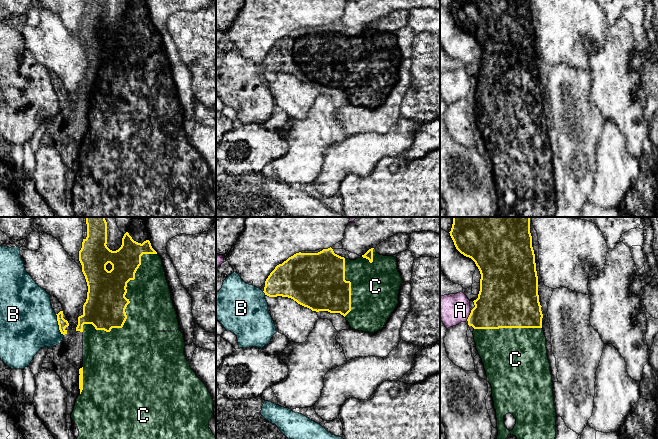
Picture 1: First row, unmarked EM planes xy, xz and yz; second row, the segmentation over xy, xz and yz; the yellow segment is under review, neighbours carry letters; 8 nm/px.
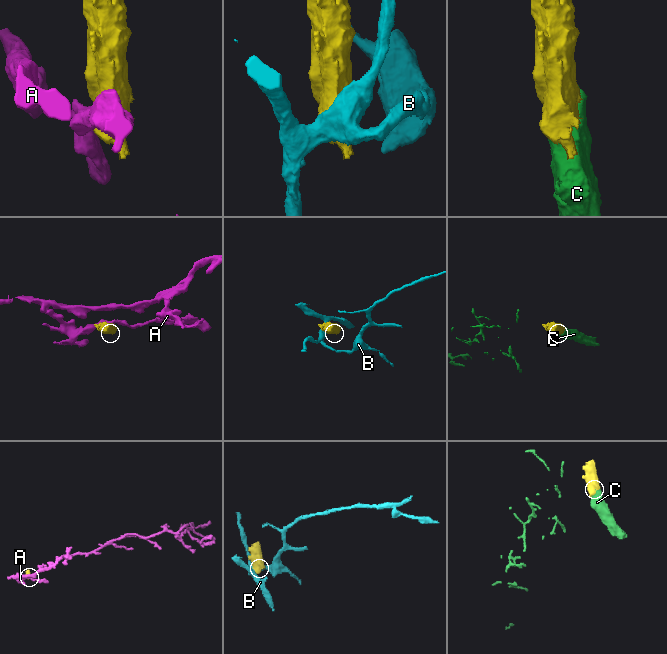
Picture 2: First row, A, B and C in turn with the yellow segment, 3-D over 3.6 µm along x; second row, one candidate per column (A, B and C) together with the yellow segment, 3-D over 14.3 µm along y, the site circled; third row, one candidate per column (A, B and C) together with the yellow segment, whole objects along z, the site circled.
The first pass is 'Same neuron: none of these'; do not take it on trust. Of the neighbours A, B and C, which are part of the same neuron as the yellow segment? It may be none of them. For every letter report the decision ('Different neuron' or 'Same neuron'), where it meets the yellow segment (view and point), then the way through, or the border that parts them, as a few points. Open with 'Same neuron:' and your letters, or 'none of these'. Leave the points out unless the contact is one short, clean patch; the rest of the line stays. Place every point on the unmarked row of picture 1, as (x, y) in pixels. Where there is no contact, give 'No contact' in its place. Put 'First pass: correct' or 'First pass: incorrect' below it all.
Same neuron: C
A: Different neuron. Touches yellow at yz (469, 91)
B: Different neuron. Touches yellow at xy (58, 100)
C: Same neuron. Touches yellow at xy (127, 80)
First pass: incorrect

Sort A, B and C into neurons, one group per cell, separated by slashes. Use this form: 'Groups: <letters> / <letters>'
Groups: A / B / C

